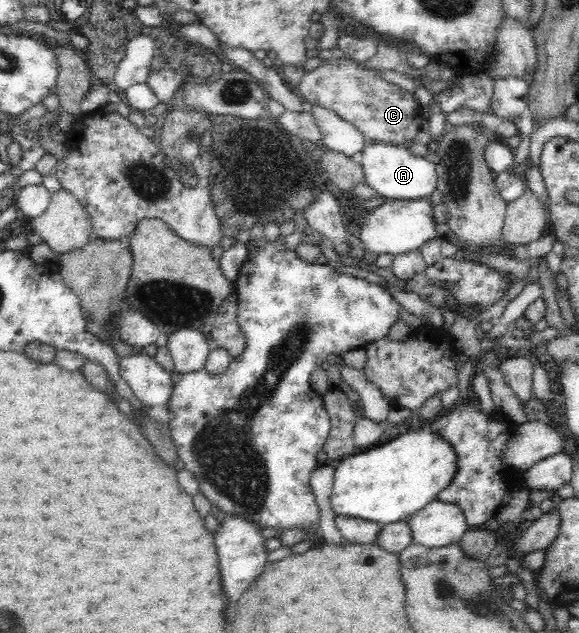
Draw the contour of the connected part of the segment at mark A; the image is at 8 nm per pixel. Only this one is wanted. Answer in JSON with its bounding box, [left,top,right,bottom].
[357,143,437,200]

